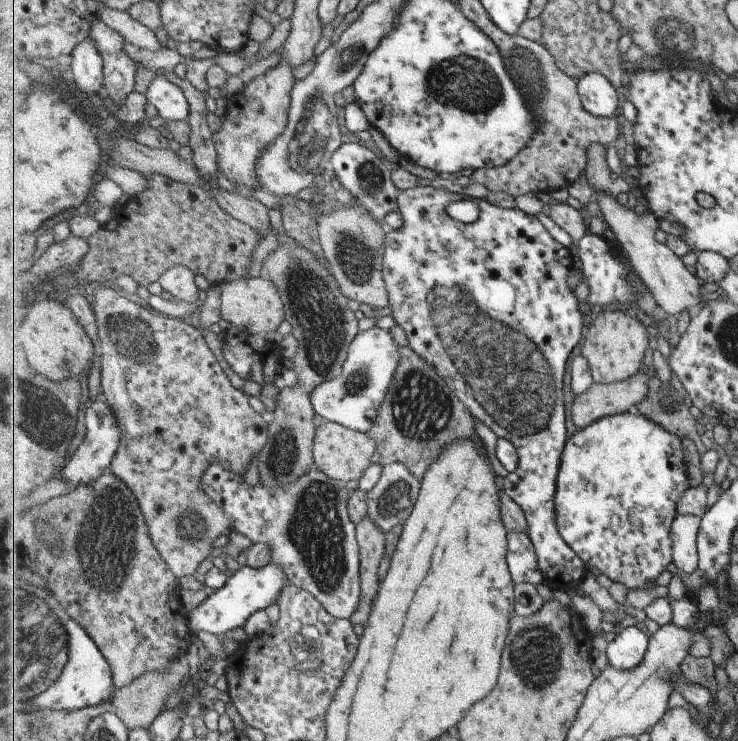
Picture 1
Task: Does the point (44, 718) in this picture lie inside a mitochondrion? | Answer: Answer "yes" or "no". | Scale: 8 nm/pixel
yes

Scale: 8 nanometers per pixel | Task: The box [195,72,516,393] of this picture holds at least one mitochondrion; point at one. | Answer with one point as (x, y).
(322, 324)

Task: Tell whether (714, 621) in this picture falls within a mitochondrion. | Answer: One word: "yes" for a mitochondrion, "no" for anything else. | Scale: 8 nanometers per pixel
no

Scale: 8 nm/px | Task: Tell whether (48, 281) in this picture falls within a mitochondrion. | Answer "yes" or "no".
no

